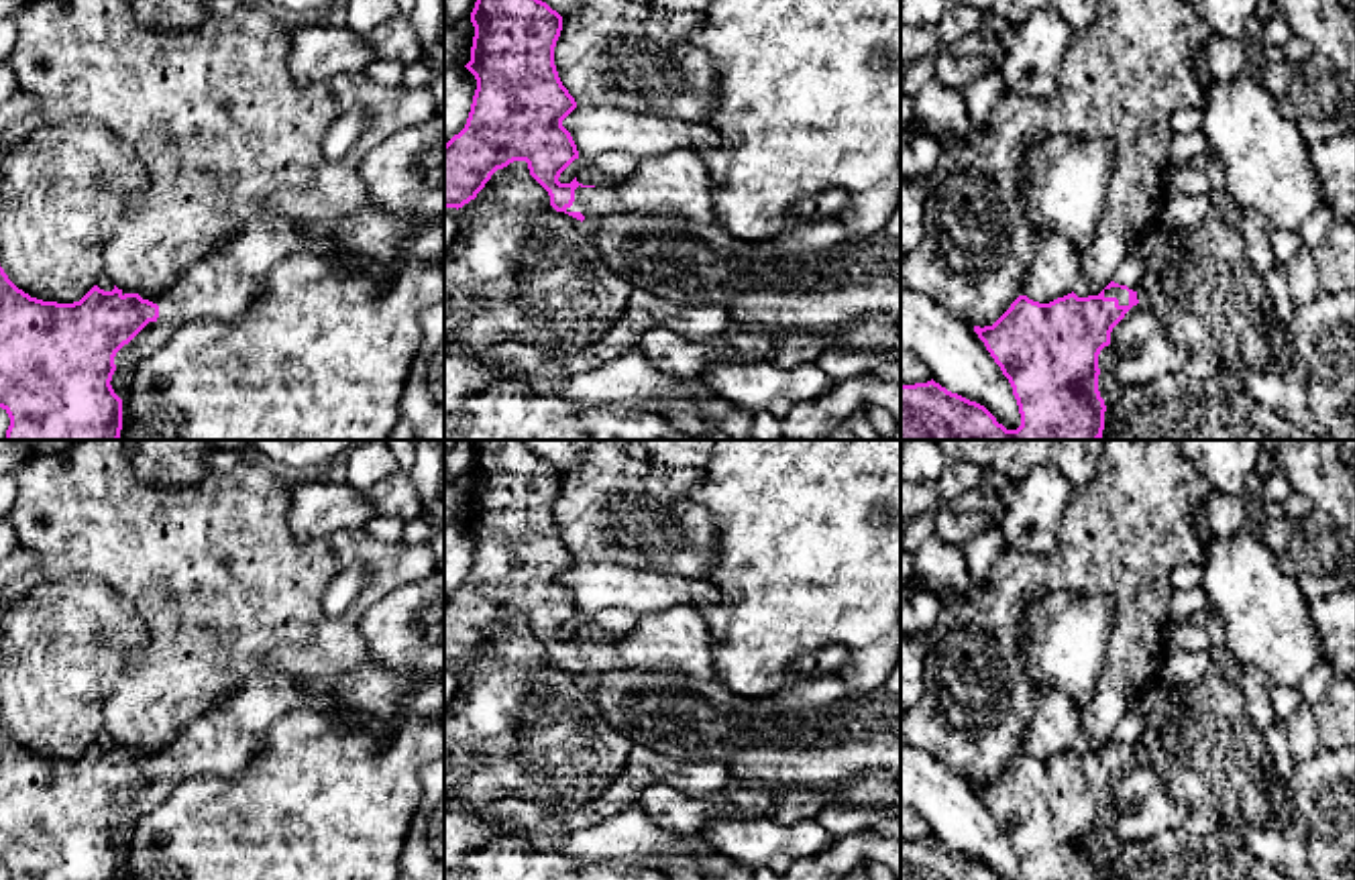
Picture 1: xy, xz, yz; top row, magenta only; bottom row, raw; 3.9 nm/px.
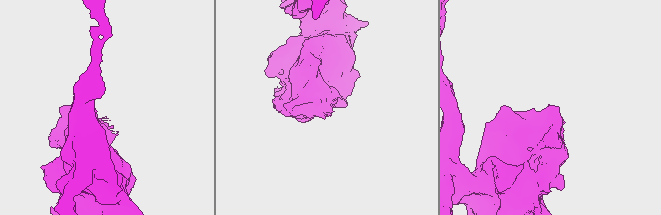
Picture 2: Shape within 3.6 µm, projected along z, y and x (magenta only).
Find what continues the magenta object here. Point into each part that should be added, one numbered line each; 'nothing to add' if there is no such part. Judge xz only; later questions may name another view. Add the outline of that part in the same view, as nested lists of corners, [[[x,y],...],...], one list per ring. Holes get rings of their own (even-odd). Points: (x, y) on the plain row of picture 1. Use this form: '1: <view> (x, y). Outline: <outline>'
1: xz (675, 640). Outline: [[[674,605],[640,615],[619,644],[579,642],[566,668],[581,668],[585,676],[626,668],[662,670],[719,682],[711,650],[713,638],[697,605]]]

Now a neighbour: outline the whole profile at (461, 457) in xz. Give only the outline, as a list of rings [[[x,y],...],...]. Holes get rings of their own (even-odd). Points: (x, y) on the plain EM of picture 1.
[[[456,440],[444,454],[444,479],[454,481],[456,477],[471,473],[475,458],[477,440]]]

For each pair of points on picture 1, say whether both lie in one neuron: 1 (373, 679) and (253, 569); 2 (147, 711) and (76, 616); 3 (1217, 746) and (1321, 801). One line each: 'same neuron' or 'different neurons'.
1: different neurons
2: different neurons
3: different neurons

